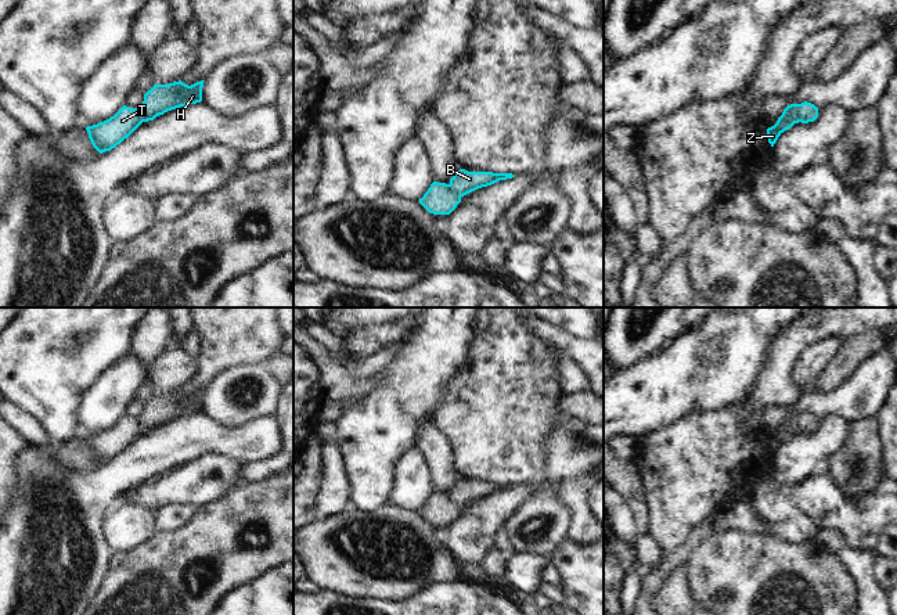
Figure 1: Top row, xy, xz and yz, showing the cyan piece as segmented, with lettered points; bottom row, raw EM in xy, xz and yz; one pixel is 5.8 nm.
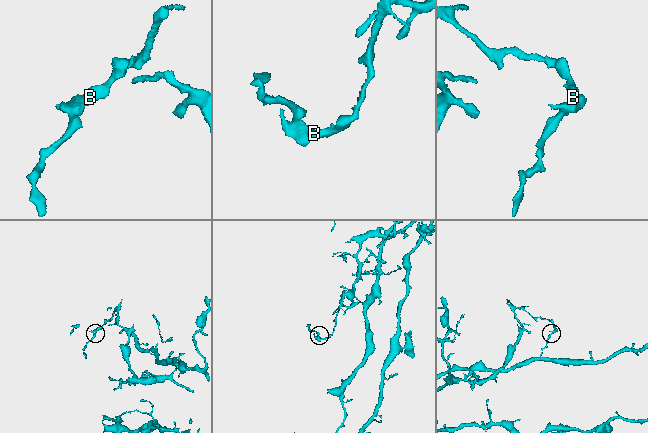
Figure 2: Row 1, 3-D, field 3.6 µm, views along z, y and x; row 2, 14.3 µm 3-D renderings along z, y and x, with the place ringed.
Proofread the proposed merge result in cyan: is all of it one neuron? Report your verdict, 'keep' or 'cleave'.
cleave

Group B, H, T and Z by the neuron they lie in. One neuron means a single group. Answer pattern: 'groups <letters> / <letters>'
groups B H / T Z

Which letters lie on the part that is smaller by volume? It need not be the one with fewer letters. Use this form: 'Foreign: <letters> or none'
Foreign: T, Z

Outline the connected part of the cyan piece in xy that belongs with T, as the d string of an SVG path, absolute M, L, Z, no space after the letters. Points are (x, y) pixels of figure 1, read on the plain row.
M123 416L114 427L97 435L87 436L86 440L93 457L102 464L120 454L143 432L143 422L140 418Z

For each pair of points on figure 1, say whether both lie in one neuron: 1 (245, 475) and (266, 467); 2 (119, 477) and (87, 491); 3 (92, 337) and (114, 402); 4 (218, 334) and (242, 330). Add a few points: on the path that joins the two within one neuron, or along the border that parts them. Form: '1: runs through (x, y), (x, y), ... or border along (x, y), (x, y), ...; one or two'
1: runs through (251, 473), (260, 470); one
2: runs through (111, 479), (96, 491); one
3: border along (128, 352), (82, 396); two
4: runs through (223, 334), (237, 330); one

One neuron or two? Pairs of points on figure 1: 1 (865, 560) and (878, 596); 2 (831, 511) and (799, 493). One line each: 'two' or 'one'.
1: one
2: one

